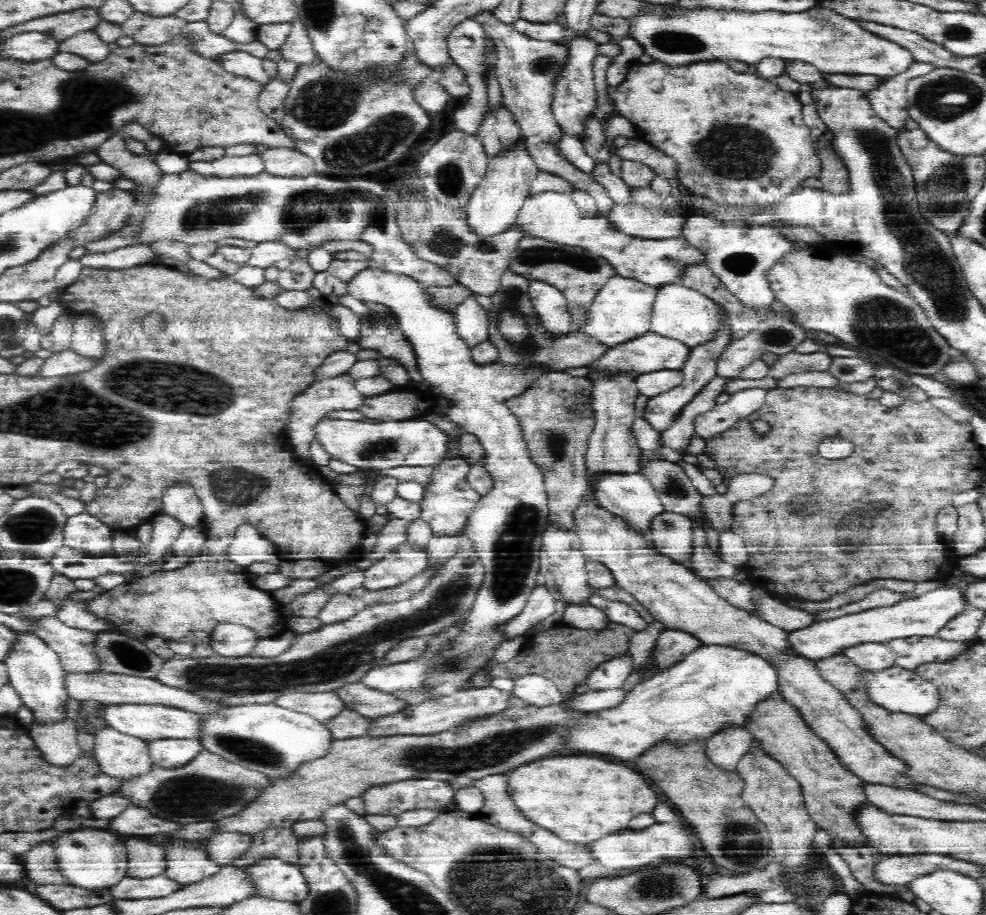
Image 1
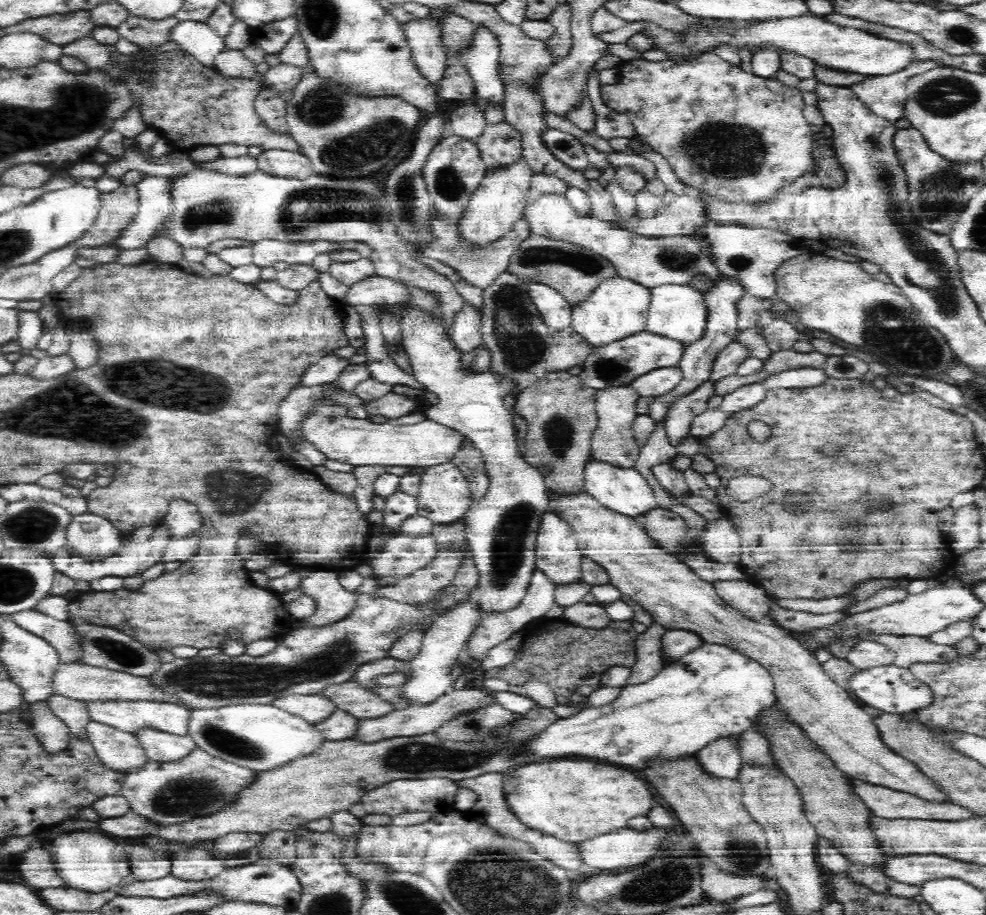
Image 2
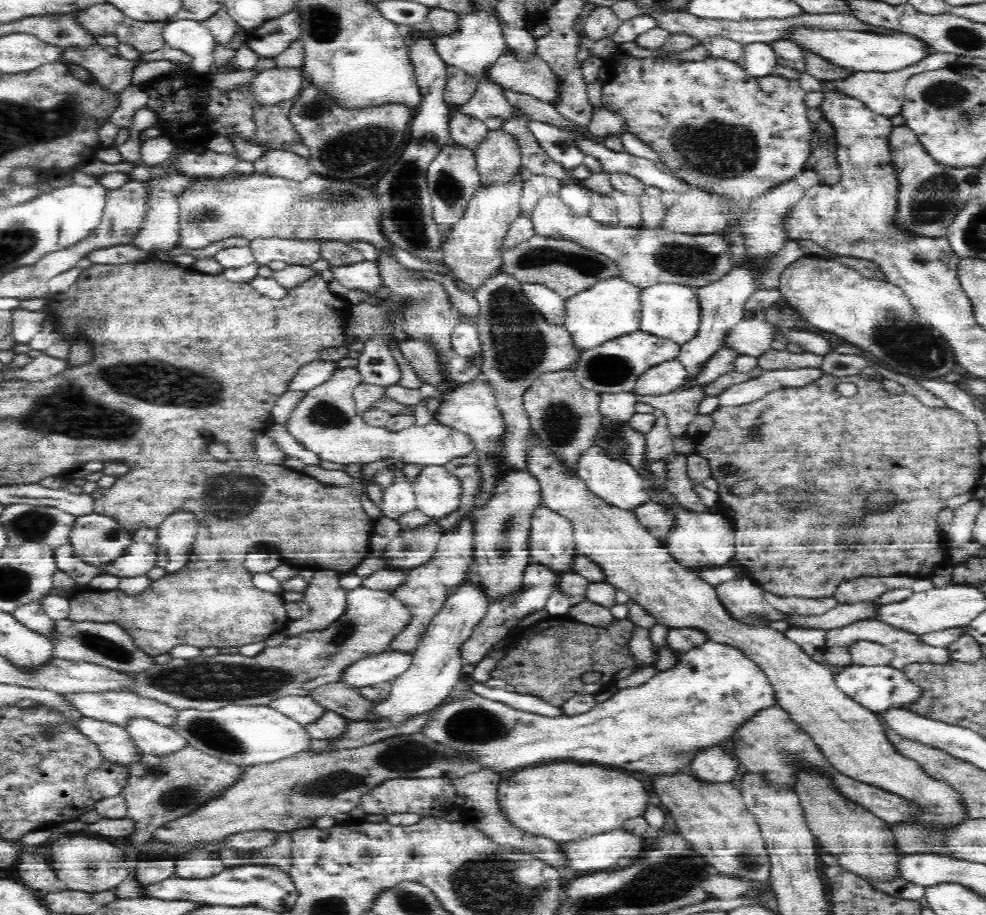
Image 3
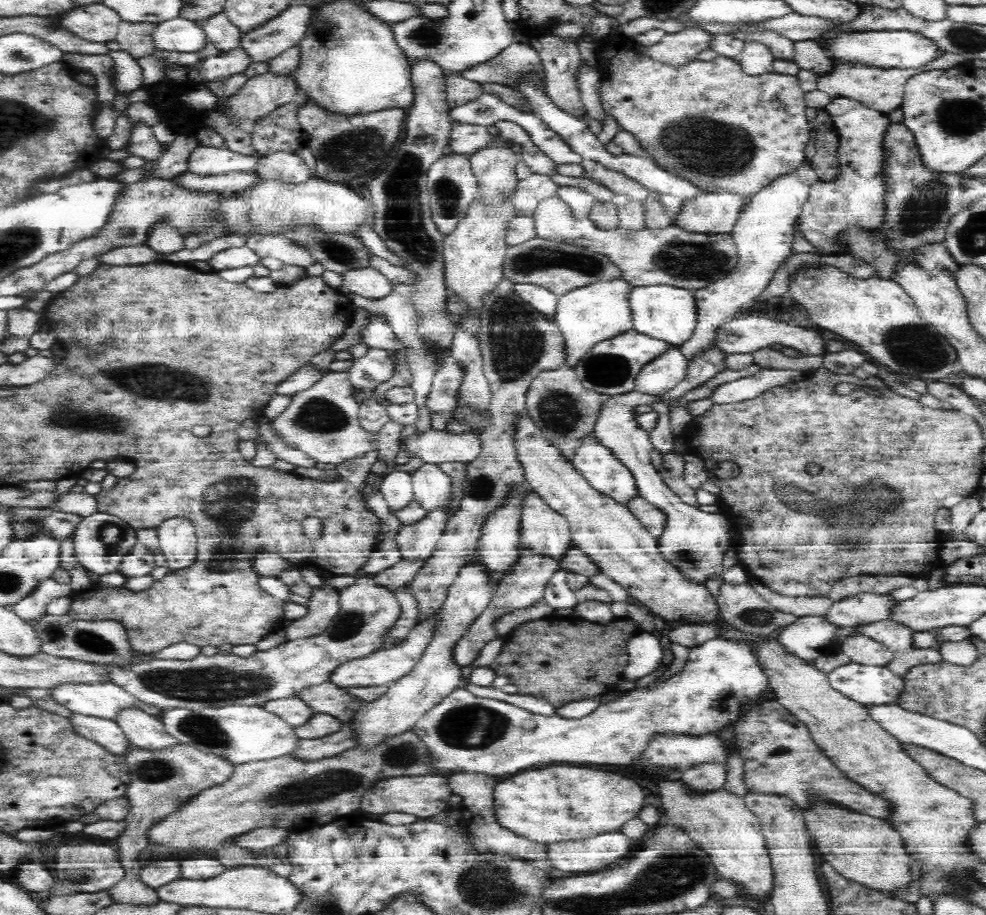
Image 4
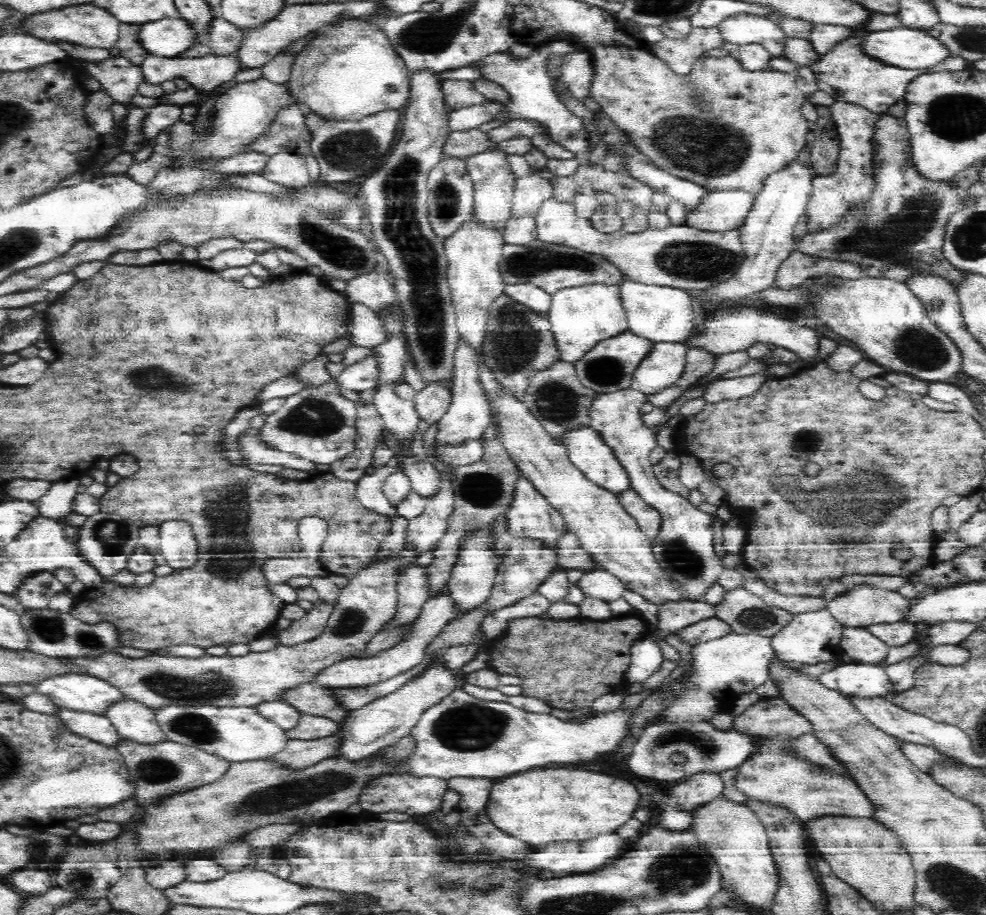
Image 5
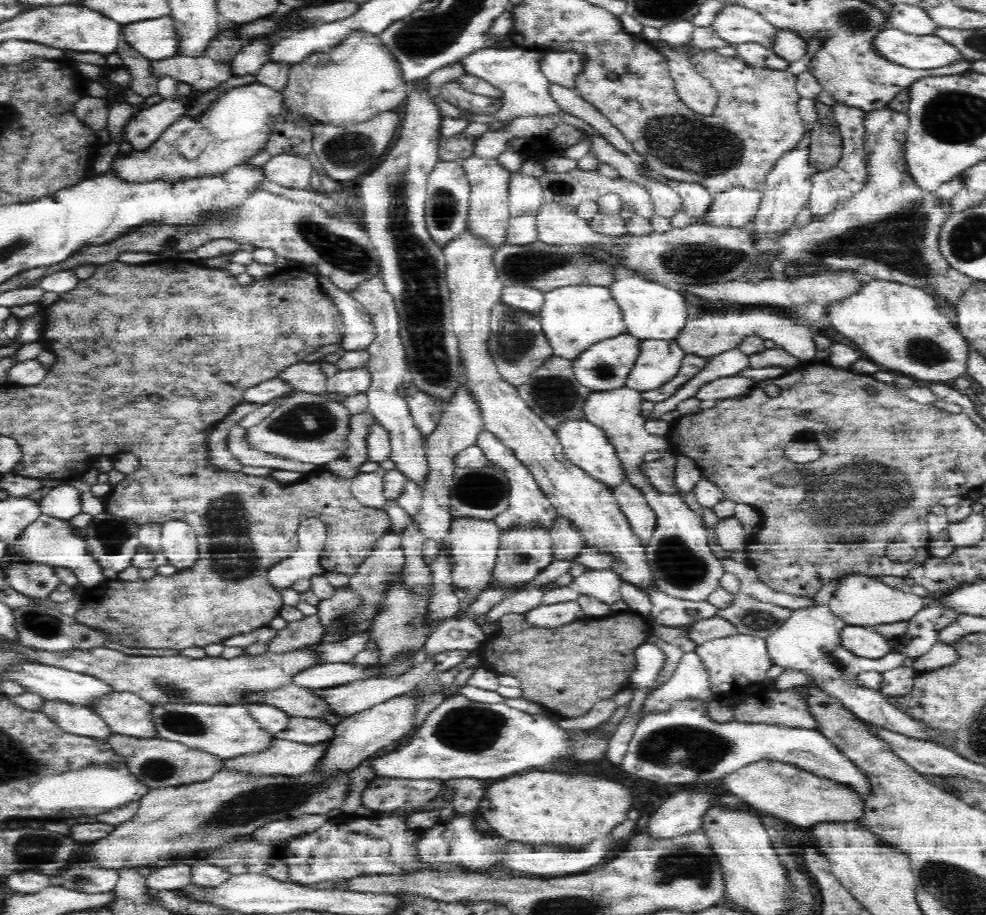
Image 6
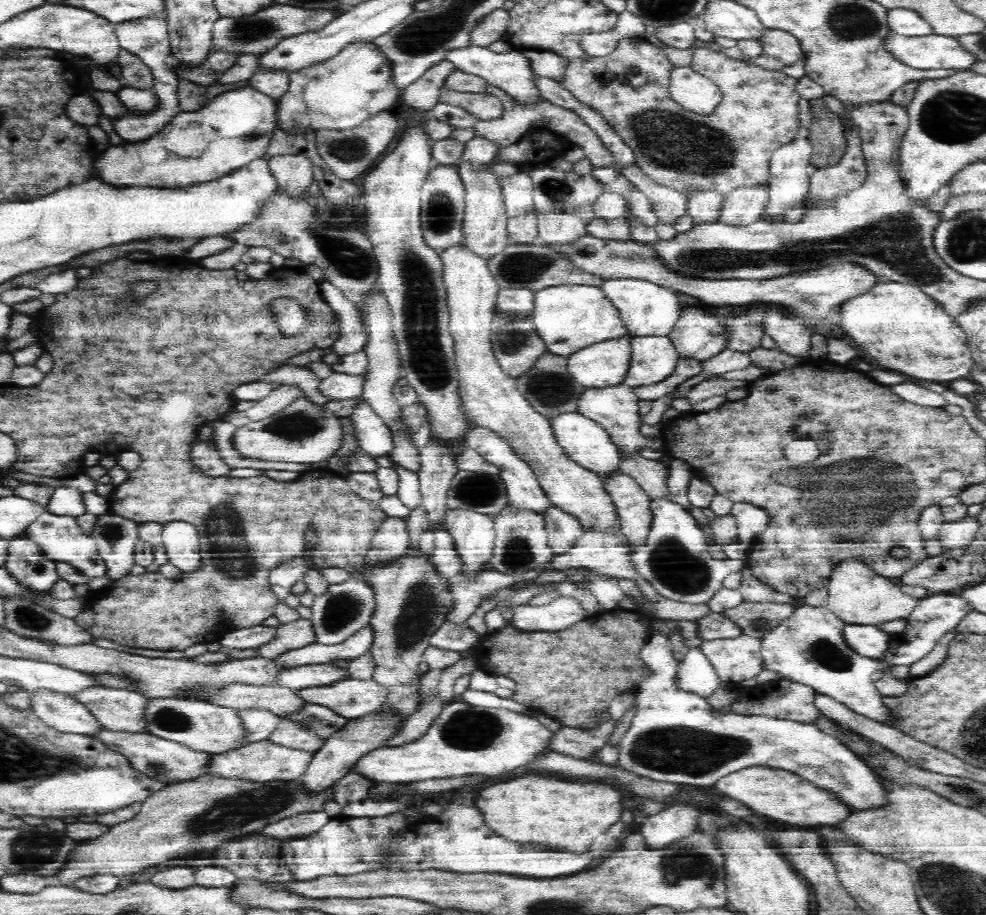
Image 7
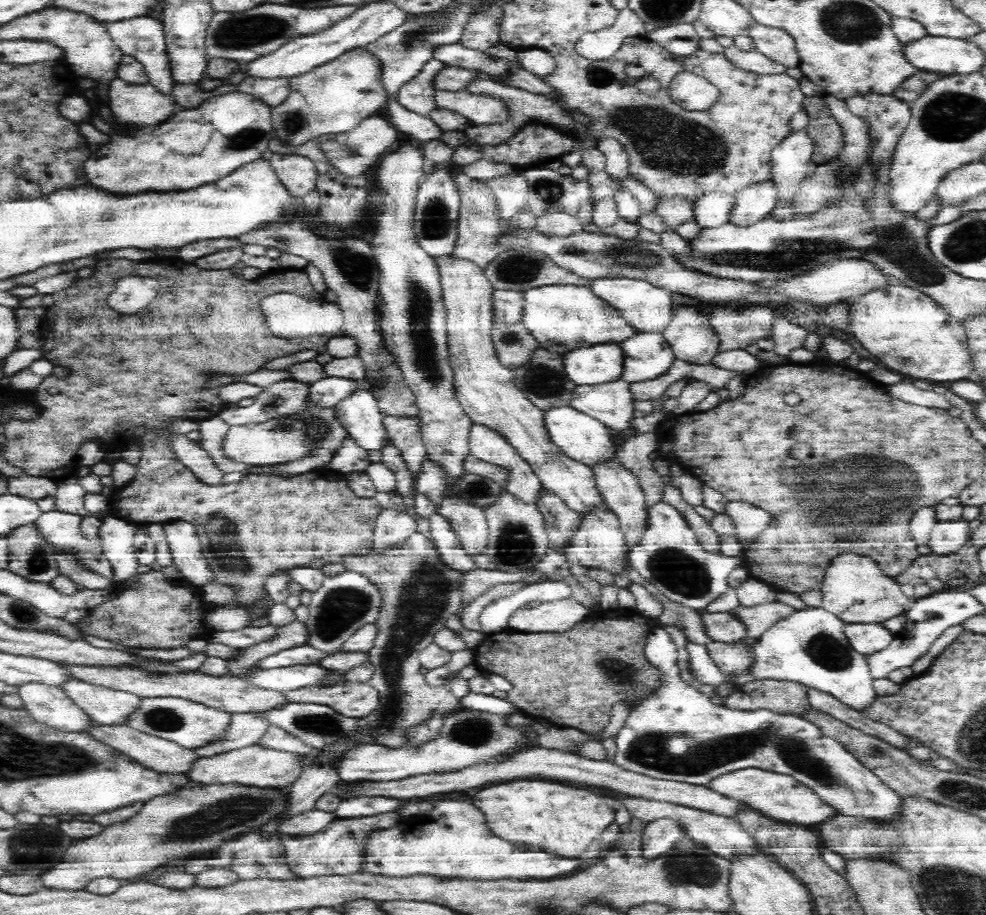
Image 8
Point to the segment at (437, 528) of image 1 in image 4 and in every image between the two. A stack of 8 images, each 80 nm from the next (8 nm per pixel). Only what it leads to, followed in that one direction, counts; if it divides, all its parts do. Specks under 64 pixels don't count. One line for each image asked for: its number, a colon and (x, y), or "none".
2: (445, 497)
3: (438, 490)
4: (433, 488)

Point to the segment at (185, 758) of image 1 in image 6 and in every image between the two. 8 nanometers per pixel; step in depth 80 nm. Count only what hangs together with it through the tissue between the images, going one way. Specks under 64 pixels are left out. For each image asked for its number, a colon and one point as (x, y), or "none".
2: (163, 748)
3: (153, 740)
4: (145, 732)
5: (135, 722)
6: (126, 715)

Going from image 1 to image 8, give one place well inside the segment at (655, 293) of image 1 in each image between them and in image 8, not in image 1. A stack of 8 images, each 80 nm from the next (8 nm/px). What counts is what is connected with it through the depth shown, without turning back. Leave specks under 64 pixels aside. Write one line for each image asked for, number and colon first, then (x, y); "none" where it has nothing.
2: (618, 308)
3: (613, 308)
4: (587, 316)
5: (583, 316)
6: (574, 318)
7: (569, 318)
8: (563, 318)

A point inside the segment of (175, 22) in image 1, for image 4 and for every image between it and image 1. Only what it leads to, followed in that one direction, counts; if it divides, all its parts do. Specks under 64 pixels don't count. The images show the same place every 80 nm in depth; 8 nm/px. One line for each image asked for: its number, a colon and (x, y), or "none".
2: (142, 31)
3: (144, 36)
4: (136, 38)

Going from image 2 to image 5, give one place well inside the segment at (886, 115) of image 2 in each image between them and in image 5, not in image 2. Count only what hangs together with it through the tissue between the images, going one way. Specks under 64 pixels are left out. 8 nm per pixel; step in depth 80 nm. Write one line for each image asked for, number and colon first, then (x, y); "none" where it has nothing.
3: (884, 93)
4: (881, 90)
5: (843, 74)

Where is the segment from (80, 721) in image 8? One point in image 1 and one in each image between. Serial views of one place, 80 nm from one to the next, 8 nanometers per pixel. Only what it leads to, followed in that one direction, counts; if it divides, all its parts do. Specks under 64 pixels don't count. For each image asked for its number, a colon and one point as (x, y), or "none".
1: (120, 757)
2: (120, 752)
3: (115, 744)
4: (108, 734)
5: (99, 729)
6: (80, 721)
7: (61, 713)

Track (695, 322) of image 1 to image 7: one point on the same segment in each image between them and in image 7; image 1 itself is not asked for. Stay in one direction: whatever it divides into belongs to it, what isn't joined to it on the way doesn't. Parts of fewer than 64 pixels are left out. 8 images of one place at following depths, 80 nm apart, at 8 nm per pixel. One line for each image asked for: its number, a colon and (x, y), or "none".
2: (677, 311)
3: (673, 311)
4: (666, 312)
5: (664, 314)
6: (651, 311)
7: (648, 309)

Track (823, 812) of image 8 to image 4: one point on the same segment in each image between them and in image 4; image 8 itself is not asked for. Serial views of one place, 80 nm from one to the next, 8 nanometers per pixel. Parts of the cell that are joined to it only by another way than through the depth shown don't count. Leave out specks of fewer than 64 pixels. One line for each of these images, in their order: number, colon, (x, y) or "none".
4: (779, 754)
5: (775, 770)
6: (804, 798)
7: (777, 793)

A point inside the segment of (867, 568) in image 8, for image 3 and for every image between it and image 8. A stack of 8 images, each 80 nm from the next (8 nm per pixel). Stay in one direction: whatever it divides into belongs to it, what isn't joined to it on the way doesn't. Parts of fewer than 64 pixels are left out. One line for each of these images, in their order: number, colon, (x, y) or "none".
3: (844, 614)
4: (863, 608)
5: (863, 606)
6: (863, 601)
7: (855, 595)

